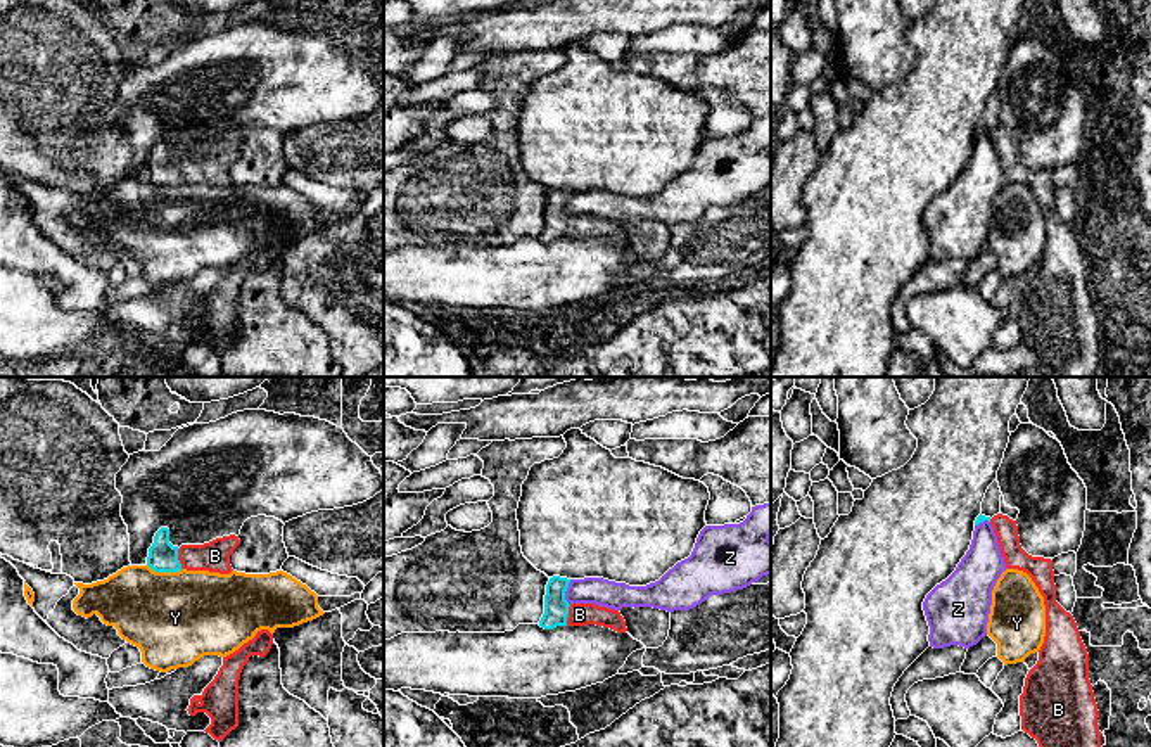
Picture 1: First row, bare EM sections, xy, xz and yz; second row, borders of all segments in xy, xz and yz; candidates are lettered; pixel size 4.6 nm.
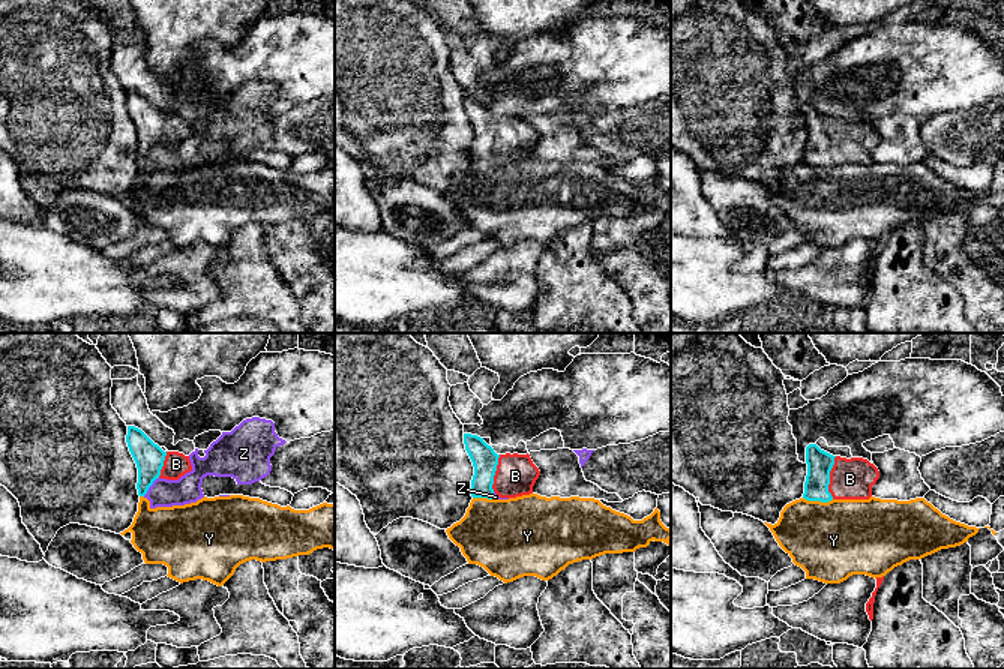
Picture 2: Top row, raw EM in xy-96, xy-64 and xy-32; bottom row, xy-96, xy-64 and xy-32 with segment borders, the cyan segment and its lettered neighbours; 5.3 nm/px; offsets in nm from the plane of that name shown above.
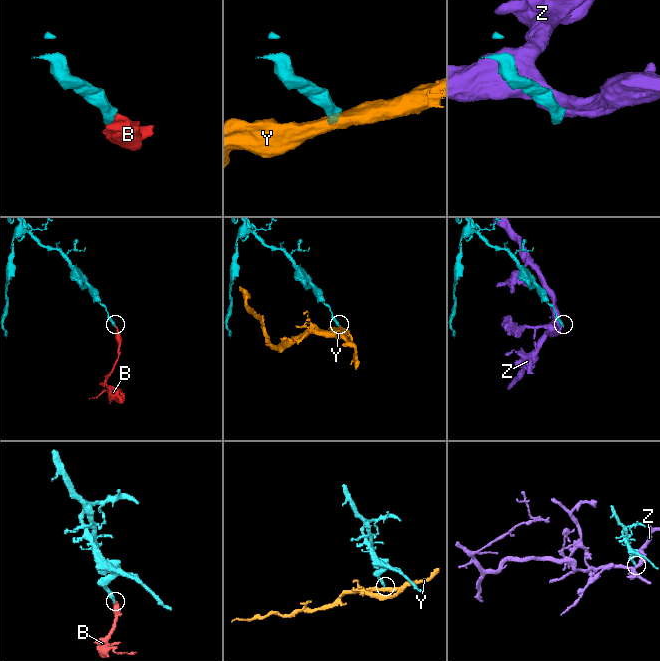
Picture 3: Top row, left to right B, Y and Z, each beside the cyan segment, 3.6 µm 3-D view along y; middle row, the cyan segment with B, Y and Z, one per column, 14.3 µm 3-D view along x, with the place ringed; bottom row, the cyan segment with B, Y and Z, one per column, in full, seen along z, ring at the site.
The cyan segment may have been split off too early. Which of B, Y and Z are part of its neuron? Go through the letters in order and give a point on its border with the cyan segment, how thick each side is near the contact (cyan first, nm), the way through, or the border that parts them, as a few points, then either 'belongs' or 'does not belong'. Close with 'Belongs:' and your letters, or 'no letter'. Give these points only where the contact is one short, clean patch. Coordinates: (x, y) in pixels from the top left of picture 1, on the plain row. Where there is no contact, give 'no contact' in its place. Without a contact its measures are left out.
B: meets cyan in xz at (567, 227); 110 nm thick on the cyan side, 110 nm on the other; runs through xz (555, 227), (567, 227), (579, 227); belongs
Y: meets cyan in xy at (165, 184); 140 nm thick on the cyan side, 440 nm on the other; border along xy (147, 177), (156, 184), (182, 182); does not belong
Z: meets cyan in xz at (565, 203); 110 nm thick on the cyan side, 130 nm on the other; border along xz (571, 192), (565, 203), (569, 217); does not belong
Belongs: B

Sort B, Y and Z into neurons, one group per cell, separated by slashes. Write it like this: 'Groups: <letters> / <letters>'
Groups: B / Y / Z

